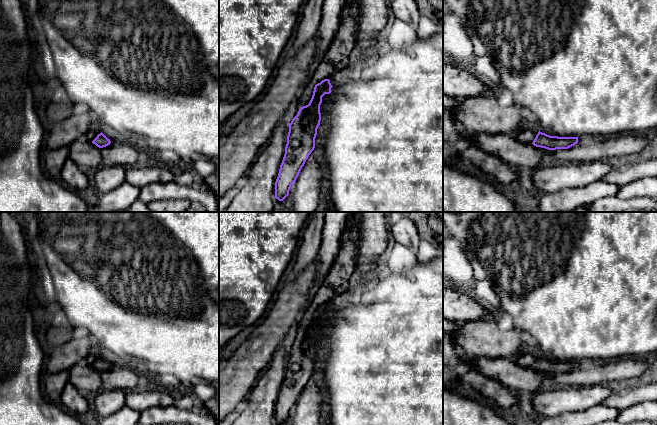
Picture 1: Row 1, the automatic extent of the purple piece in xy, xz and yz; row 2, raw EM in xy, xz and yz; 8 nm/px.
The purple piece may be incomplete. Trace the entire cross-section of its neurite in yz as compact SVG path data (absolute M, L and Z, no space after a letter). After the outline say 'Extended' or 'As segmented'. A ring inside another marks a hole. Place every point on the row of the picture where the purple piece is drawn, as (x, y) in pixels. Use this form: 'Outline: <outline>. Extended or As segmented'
Outline: M537 128L521 129L513 136L519 142L530 143L548 150L568 149L578 143L578 137L550 136L540 132Z. Extended

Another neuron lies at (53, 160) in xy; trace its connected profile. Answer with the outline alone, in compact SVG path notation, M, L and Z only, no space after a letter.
M69 147L48 150L43 156L43 169L46 175L54 181L60 180L60 173L69 158Z

